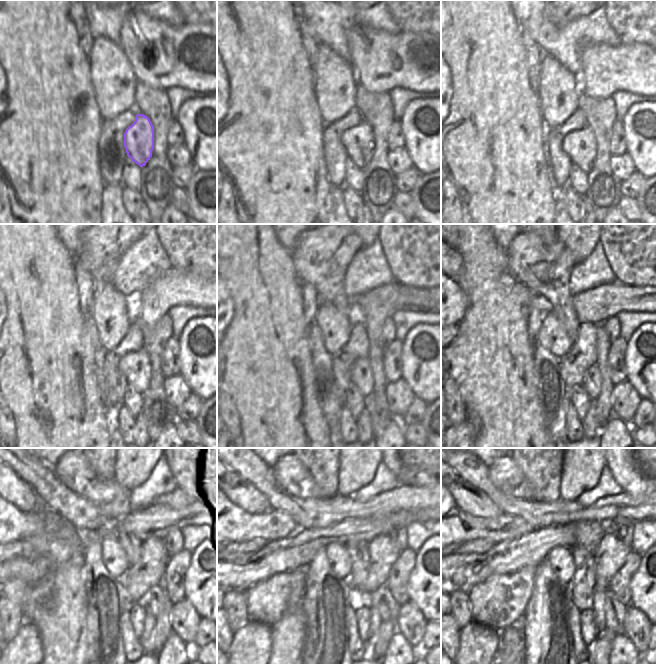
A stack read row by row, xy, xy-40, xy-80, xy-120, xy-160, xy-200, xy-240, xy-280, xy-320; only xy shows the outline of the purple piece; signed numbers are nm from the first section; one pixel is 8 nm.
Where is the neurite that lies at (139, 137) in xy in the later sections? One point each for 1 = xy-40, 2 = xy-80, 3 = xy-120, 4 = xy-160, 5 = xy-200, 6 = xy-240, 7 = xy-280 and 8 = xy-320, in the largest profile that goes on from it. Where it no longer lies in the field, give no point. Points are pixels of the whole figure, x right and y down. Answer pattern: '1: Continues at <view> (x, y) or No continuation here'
1: Continues at xy-40 (358, 141)
2: Continues at xy-80 (580, 145)
3: Continues at xy-120 (135, 367)
4: Continues at xy-160 (361, 375)
5: Continues at xy-200 (592, 380)
6: Continues at xy-240 (157, 600)
7: Continues at xy-280 (388, 608)
8: Continues at xy-320 (615, 611)

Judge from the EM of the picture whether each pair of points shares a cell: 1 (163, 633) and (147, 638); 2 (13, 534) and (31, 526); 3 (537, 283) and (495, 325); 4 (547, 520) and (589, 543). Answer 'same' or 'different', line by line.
1: different
2: same
3: different
4: same

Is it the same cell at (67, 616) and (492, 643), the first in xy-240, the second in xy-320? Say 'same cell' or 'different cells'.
different cells

